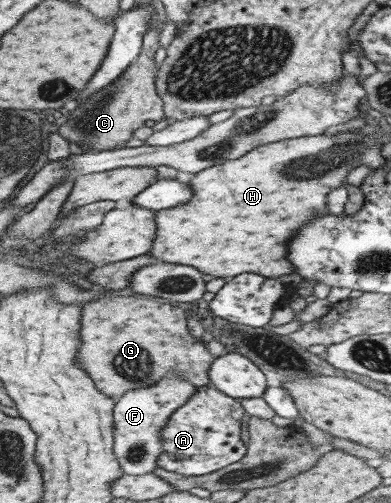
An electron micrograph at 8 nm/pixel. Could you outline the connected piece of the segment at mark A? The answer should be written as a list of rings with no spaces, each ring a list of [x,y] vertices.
[[[203,386],[179,407],[169,418],[162,433],[162,452],[157,465],[167,472],[181,476],[207,475],[232,463],[246,454],[246,445],[241,440],[241,423],[245,414],[240,401],[219,390]]]

